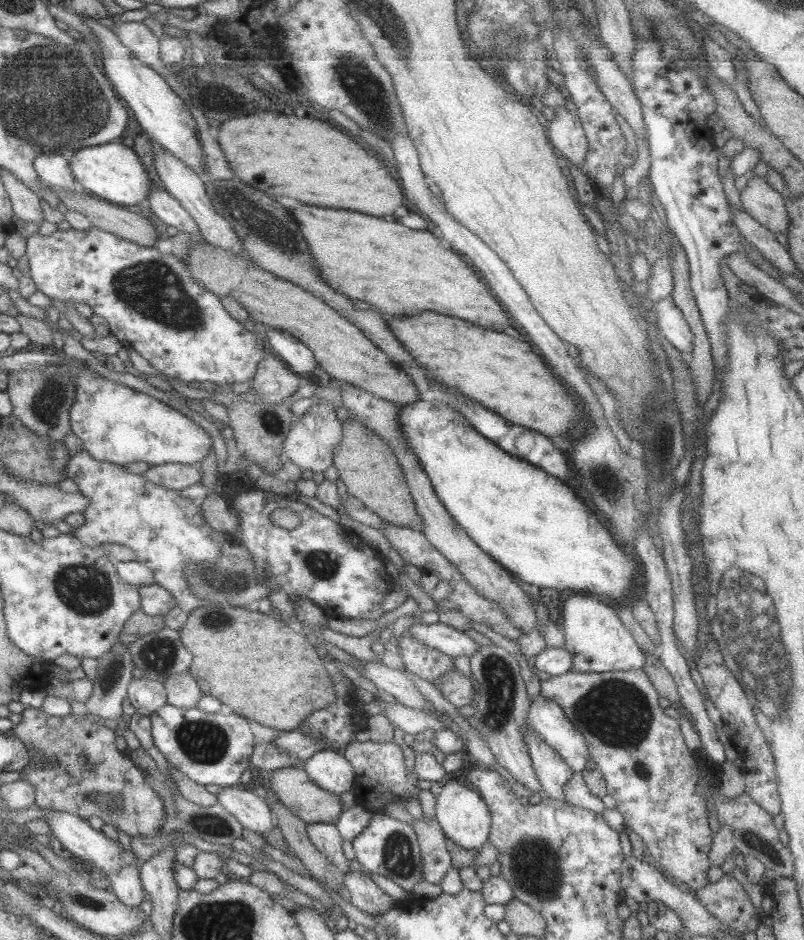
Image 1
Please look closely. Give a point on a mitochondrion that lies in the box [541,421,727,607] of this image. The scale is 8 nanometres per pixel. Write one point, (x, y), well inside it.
(610, 485)

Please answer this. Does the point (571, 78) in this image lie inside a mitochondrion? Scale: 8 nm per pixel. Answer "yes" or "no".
no

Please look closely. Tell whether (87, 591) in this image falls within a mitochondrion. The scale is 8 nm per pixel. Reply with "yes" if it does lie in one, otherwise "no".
yes

